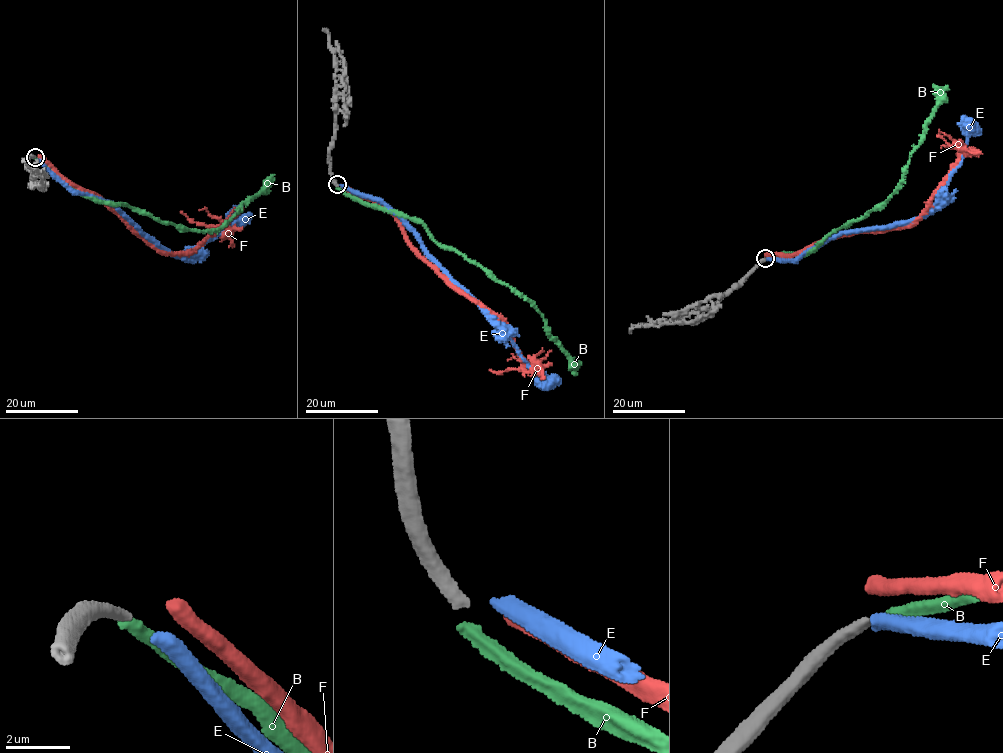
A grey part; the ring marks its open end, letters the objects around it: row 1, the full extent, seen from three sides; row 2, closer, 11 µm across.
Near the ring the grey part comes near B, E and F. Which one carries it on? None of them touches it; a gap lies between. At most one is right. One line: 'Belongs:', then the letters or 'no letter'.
Belongs: no letter

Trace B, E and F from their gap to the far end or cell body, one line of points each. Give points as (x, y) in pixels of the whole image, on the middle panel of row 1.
B: (337, 187), (358, 200), (416, 218), (441, 245), (454, 248), (526, 296), (576, 375)
E: (340, 185), (378, 198), (413, 233), (425, 254), (448, 279), (489, 314), (524, 361), (545, 377), (560, 381)
F: (342, 185), (376, 200), (395, 218), (416, 255), (451, 285), (499, 315), (523, 364), (496, 374), (490, 370)

